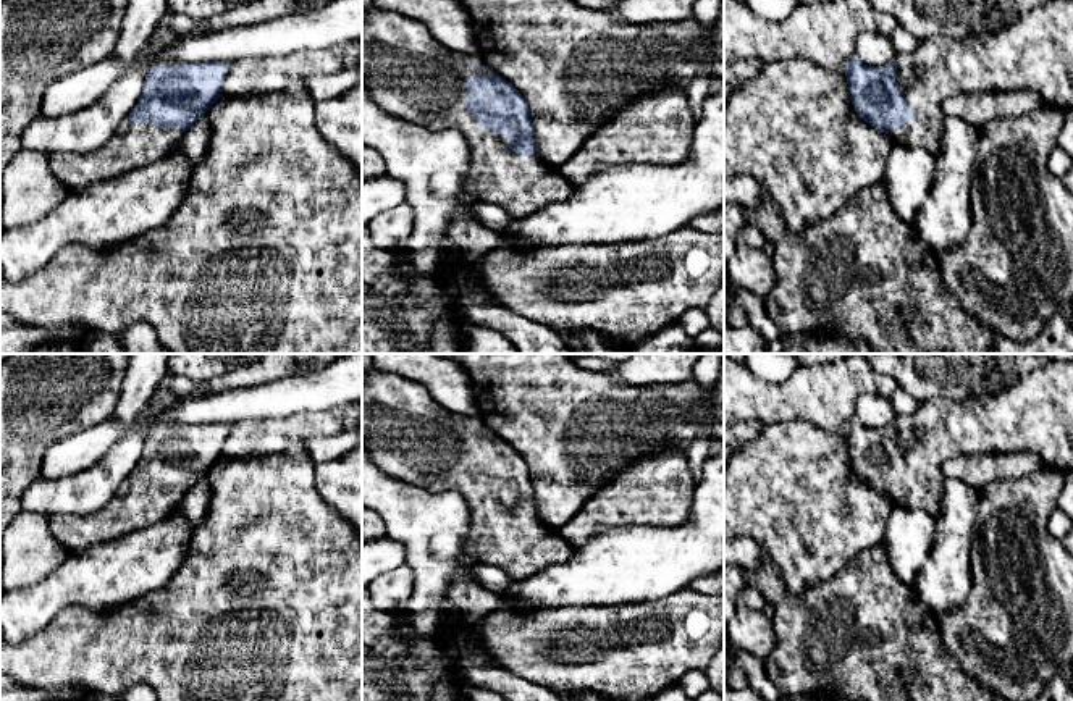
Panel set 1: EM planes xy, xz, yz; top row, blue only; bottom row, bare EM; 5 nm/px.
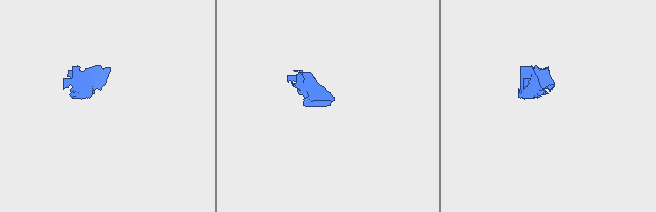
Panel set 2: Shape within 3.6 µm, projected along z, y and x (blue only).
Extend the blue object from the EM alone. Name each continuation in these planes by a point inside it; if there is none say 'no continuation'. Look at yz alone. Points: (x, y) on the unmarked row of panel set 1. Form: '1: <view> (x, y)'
1: yz (1035, 414)

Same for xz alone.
1: xz (408, 435)

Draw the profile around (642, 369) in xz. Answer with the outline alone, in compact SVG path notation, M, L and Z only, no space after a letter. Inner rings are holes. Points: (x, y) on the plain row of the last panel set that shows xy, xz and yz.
M632 354L614 370L603 371L611 381L624 384L682 384L693 378L693 368L701 354Z

